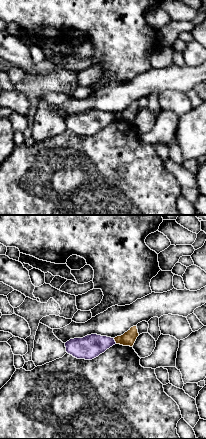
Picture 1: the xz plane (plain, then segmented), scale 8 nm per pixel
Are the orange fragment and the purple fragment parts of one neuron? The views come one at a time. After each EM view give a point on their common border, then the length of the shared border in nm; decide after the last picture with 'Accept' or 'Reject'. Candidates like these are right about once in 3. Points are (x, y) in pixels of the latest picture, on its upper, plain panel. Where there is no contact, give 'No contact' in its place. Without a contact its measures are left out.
Touches orange at (115, 117). Shared border 50 nm

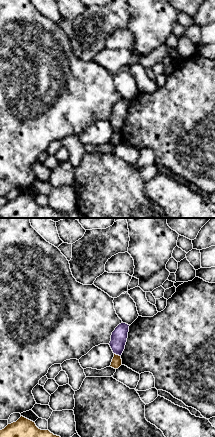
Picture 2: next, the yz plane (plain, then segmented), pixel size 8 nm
Touches orange at (117, 131). Shared border 60 nm

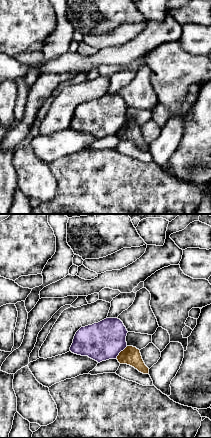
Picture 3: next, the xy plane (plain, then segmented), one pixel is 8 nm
Touches orange at (120, 128). Shared border 140 nm

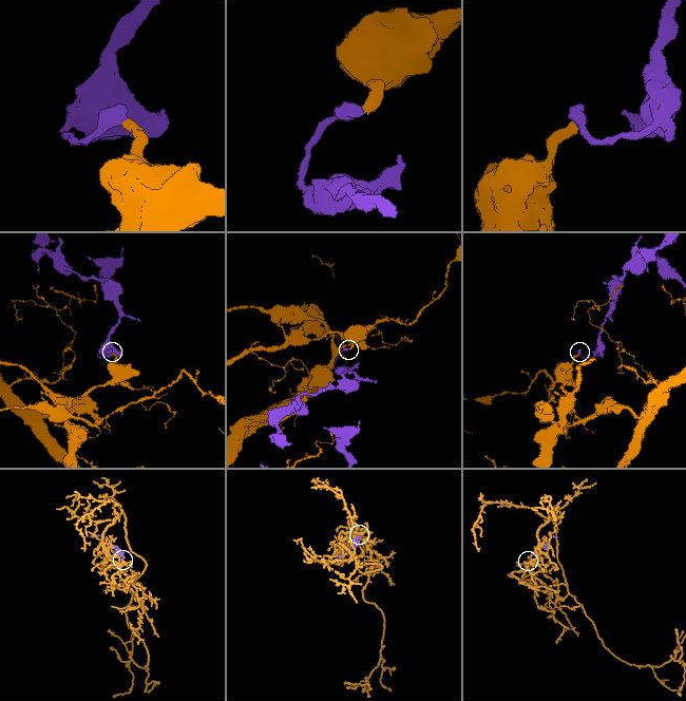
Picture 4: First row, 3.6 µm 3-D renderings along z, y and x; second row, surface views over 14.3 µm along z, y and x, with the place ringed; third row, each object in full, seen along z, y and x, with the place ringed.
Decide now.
Reject

